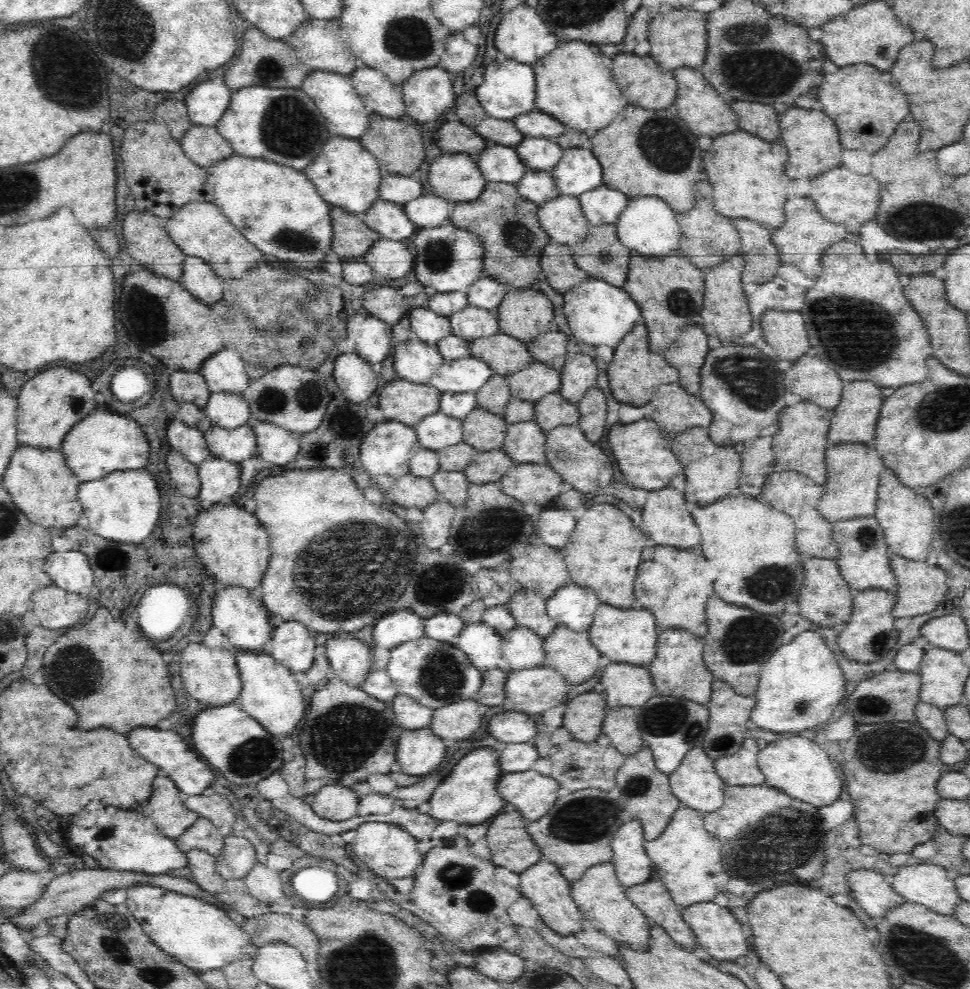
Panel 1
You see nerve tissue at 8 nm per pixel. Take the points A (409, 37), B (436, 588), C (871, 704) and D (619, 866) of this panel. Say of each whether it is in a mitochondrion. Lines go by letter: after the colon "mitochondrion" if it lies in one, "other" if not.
A: mitochondrion
B: mitochondrion
C: mitochondrion
D: other

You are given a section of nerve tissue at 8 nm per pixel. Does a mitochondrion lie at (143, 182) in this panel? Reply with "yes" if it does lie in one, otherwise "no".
no

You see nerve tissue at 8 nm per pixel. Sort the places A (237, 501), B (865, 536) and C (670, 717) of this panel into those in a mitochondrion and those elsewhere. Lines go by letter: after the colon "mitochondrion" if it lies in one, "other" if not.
A: other
B: mitochondrion
C: mitochondrion

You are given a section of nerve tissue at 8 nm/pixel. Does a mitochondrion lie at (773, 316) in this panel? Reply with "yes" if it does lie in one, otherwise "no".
no

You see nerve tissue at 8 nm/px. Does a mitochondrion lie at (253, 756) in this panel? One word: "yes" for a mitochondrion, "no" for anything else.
yes

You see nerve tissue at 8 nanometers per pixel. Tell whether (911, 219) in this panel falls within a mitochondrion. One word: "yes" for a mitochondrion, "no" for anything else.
yes

